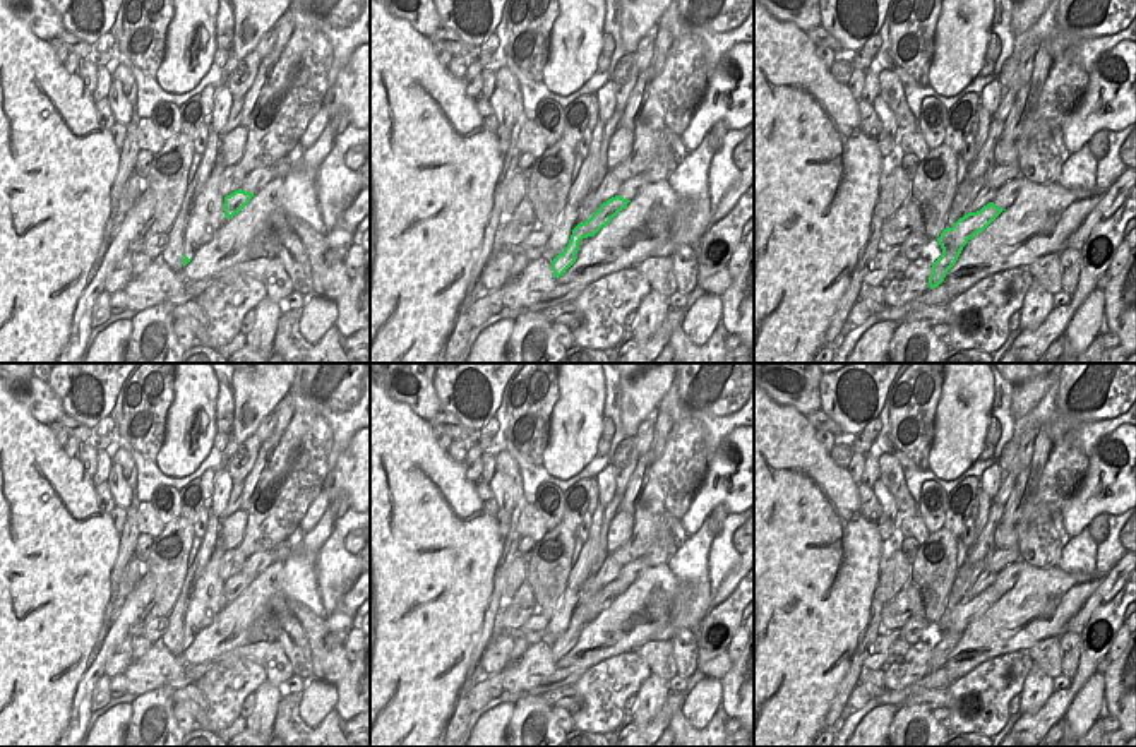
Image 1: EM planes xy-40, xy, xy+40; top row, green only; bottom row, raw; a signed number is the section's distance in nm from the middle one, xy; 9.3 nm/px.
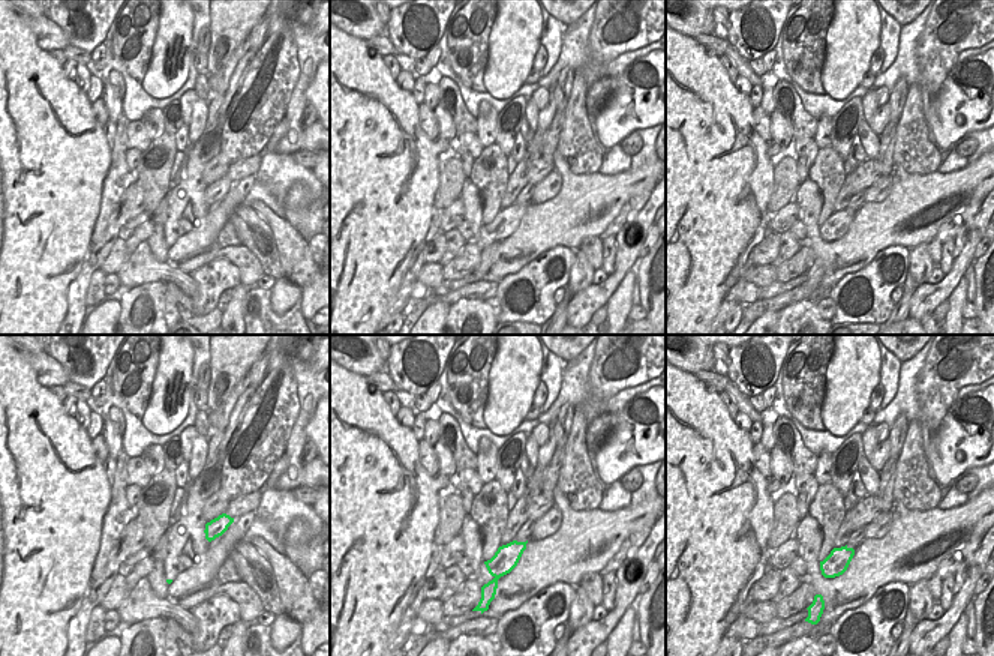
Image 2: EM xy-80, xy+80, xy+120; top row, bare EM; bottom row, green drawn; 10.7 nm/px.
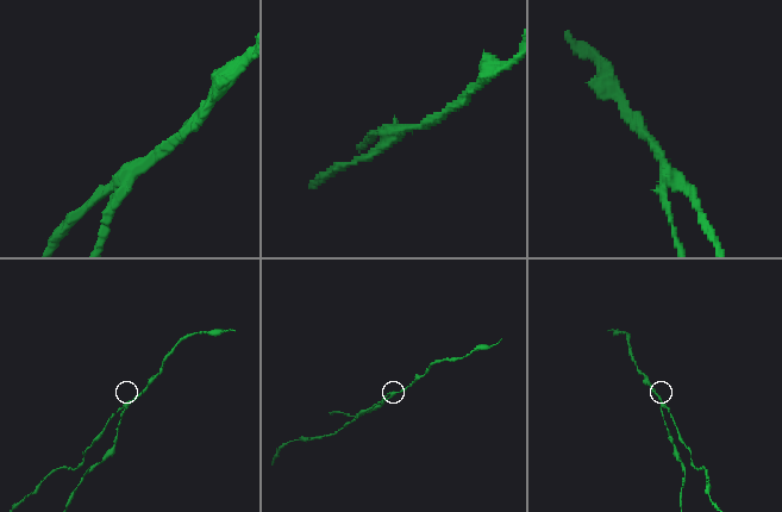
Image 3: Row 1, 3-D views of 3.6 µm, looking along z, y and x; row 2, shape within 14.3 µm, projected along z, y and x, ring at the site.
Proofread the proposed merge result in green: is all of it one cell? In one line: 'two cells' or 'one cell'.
two cells

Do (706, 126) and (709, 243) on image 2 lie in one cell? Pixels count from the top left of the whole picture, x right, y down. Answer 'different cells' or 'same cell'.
same cell

